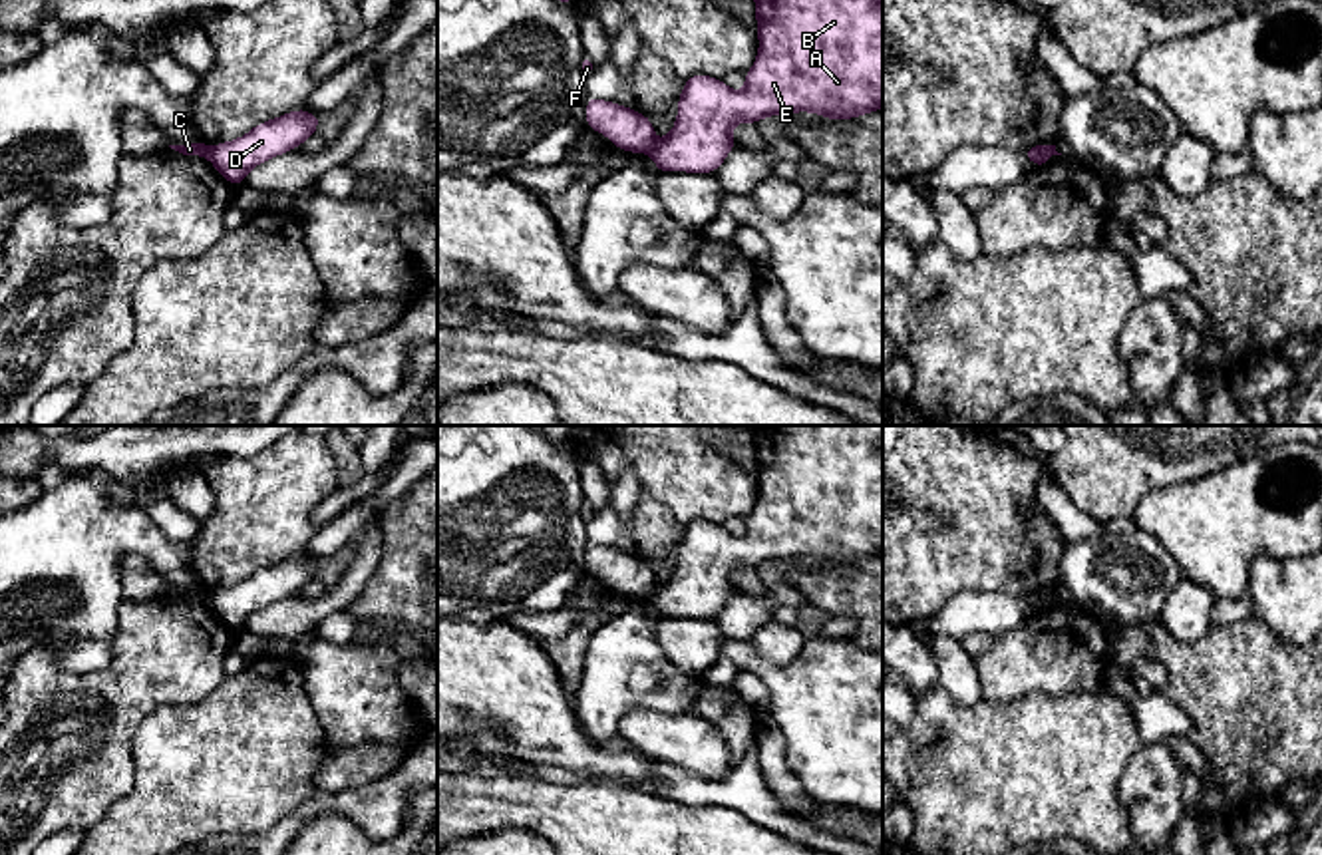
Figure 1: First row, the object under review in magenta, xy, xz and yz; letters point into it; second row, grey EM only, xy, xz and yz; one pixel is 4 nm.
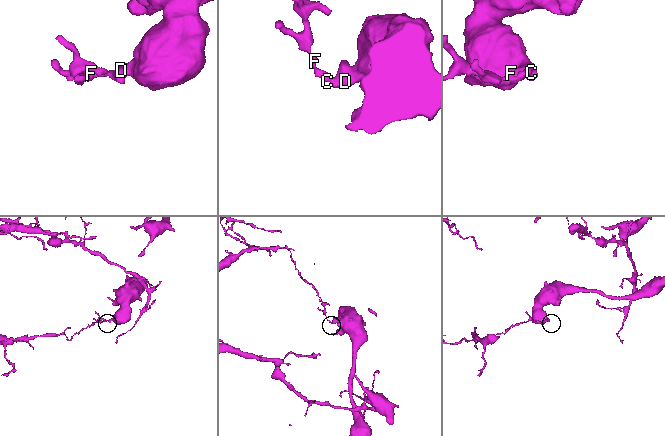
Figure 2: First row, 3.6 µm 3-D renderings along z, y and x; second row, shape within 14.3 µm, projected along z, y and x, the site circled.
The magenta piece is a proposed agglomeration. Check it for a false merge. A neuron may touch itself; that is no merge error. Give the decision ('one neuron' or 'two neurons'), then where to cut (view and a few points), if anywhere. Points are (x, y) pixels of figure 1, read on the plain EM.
two neurons; cut in xz along (657, 587), (651, 599)

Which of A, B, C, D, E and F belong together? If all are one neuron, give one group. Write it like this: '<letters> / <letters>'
A B D E / C F

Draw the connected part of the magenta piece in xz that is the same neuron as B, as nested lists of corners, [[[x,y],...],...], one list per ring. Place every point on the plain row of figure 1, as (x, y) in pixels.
[[[755,426],[753,429],[759,497],[745,533],[730,535],[724,525],[696,519],[678,545],[672,577],[654,589],[652,606],[658,616],[714,618],[738,591],[732,573],[757,569],[767,561],[811,557],[827,565],[851,565],[883,551],[883,426]]]

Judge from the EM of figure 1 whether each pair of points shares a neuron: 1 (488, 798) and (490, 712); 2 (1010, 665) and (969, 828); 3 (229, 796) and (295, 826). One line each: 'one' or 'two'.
1: two
2: two
3: two

